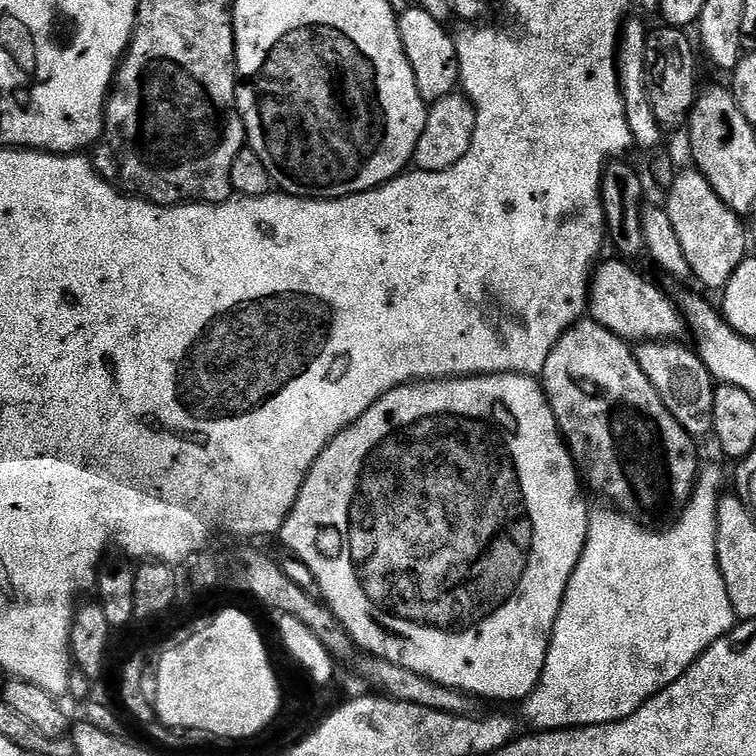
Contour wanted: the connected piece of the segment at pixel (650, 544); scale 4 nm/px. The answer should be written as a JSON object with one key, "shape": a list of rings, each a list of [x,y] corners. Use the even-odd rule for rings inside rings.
{"shape":[[[703,465],[688,505],[665,532],[652,532],[656,530],[615,510],[589,515],[586,546],[566,586],[540,681],[522,704],[533,729],[554,732],[624,720],[667,684],[678,682],[713,642],[736,627],[738,617],[730,606],[716,553],[716,515],[723,484],[724,476],[714,465]]]}

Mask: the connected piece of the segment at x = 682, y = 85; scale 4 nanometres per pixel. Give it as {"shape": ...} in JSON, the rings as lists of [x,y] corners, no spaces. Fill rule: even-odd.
{"shape":[[[659,26],[660,28],[652,28],[648,34],[646,42],[646,90],[648,91],[648,101],[650,107],[654,109],[654,118],[658,118],[660,127],[665,130],[671,128],[683,129],[687,125],[688,117],[692,114],[692,107],[696,105],[696,97],[698,95],[698,87],[696,88],[696,56],[698,60],[698,52],[688,41],[689,33],[679,28],[669,28],[667,26]]]}

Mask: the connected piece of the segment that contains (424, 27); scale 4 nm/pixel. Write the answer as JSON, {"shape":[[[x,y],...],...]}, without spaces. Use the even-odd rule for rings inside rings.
{"shape":[[[409,6],[405,12],[401,11],[398,19],[400,41],[410,62],[410,70],[414,70],[414,82],[418,86],[418,94],[425,102],[453,95],[460,82],[460,63],[456,57],[453,33],[451,31],[448,33],[442,21],[434,18],[434,14],[426,14],[426,10],[415,6]]]}

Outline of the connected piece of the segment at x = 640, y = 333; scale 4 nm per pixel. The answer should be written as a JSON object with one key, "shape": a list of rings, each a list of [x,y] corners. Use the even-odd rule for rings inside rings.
{"shape":[[[620,258],[611,259],[608,261],[605,259],[603,262],[597,263],[592,274],[592,283],[588,290],[588,307],[586,309],[591,320],[598,322],[598,326],[610,330],[618,339],[625,342],[679,341],[681,339],[680,335],[685,335],[686,325],[677,305],[676,308],[672,305],[667,294],[658,285],[651,284],[650,281],[644,280],[642,273],[635,272],[631,263]]]}

